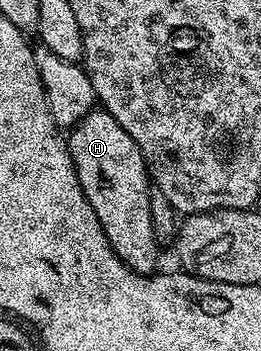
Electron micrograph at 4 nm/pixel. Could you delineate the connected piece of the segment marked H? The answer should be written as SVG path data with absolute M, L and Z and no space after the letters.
M93 109L82 122L71 128L67 140L78 181L98 217L98 225L102 225L102 233L106 233L106 241L110 241L114 253L118 253L130 269L142 275L153 274L162 248L154 237L148 192L150 176L142 149L138 149L134 137L114 121L112 114L103 109Z

